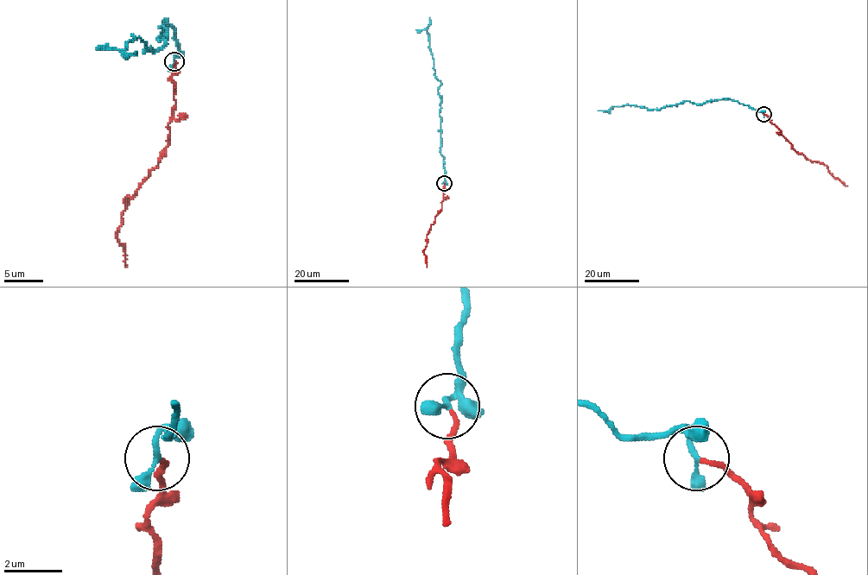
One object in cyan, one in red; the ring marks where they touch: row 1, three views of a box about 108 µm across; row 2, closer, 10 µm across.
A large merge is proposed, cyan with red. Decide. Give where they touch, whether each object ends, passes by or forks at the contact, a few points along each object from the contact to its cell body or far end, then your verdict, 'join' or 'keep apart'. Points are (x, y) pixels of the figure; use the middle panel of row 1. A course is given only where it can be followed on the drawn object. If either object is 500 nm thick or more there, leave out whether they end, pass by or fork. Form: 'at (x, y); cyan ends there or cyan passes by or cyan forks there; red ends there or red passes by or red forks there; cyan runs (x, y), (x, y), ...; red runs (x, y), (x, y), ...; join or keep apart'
at (444, 183); cyan passes by; red ends there; cyan runs (443, 183), (438, 92), (440, 82), (434, 74), (427, 28), (430, 17); red runs (444, 184), (441, 210), (427, 237), (423, 252), (427, 267); join

